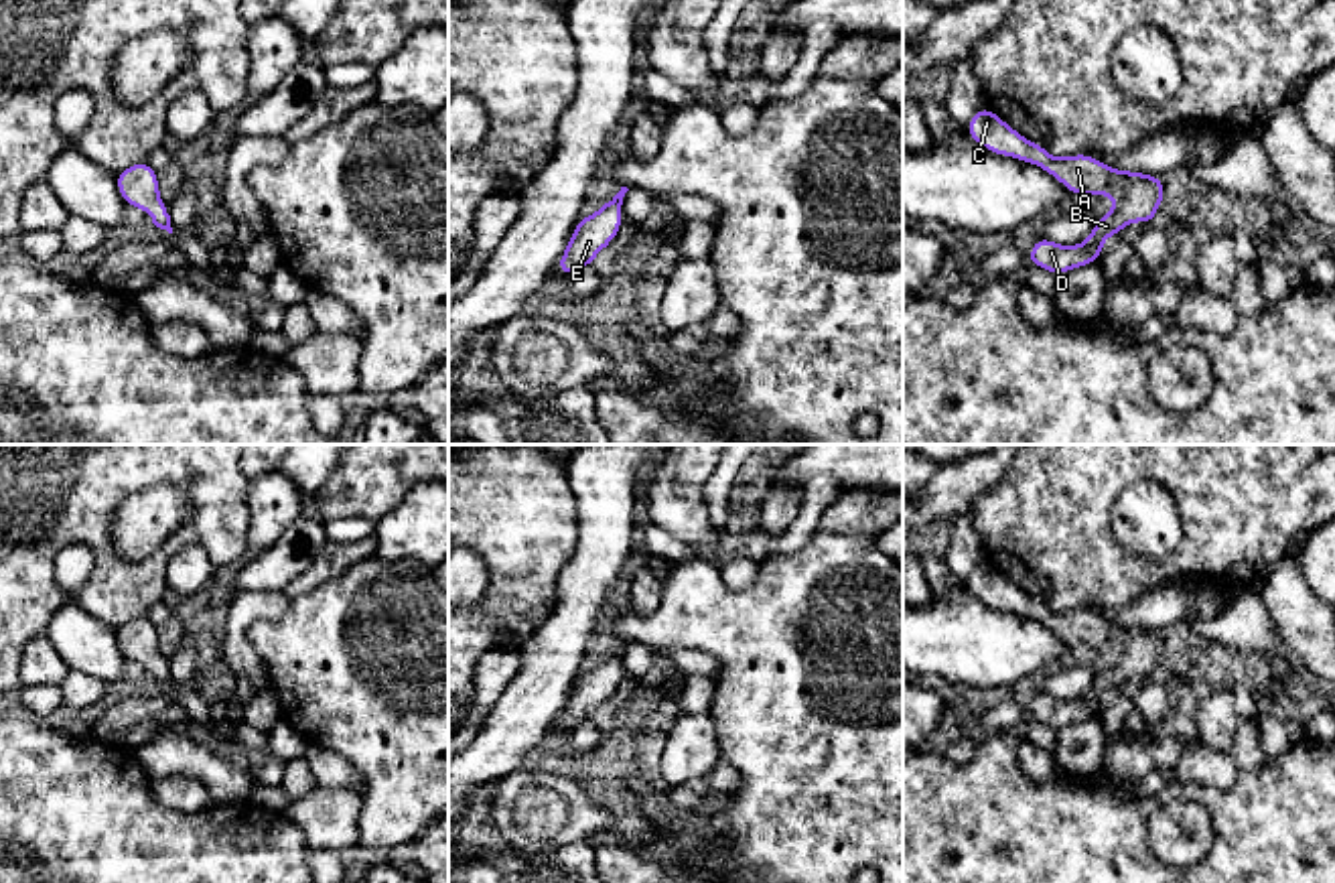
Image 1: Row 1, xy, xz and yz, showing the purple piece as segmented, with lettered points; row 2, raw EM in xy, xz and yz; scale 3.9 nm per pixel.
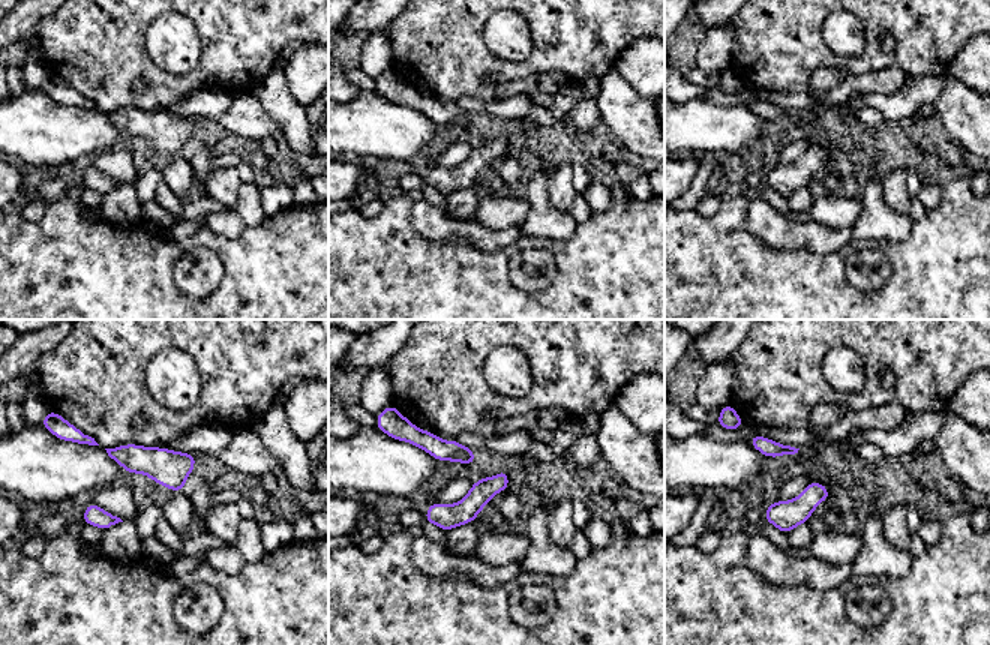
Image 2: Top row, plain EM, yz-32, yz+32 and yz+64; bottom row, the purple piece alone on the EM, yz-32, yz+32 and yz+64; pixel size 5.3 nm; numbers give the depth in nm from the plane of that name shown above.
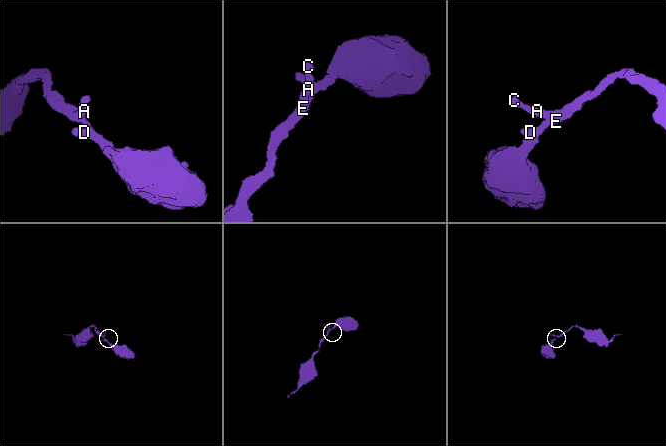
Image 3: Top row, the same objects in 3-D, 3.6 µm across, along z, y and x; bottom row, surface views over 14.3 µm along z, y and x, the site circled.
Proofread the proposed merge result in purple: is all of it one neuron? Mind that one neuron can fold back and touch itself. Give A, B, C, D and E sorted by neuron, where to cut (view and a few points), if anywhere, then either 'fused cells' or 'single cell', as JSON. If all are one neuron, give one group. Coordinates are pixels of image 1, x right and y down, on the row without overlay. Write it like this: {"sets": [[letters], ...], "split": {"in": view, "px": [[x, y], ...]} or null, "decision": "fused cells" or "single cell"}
{"sets": [["A", "B", "C", "D", "E"]], "split": null, "decision": "single cell"}

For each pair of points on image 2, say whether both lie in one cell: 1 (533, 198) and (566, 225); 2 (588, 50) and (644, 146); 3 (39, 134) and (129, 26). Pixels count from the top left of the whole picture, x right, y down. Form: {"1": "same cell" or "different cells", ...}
{"1": "same cell", "2": "different cells", "3": "different cells"}

